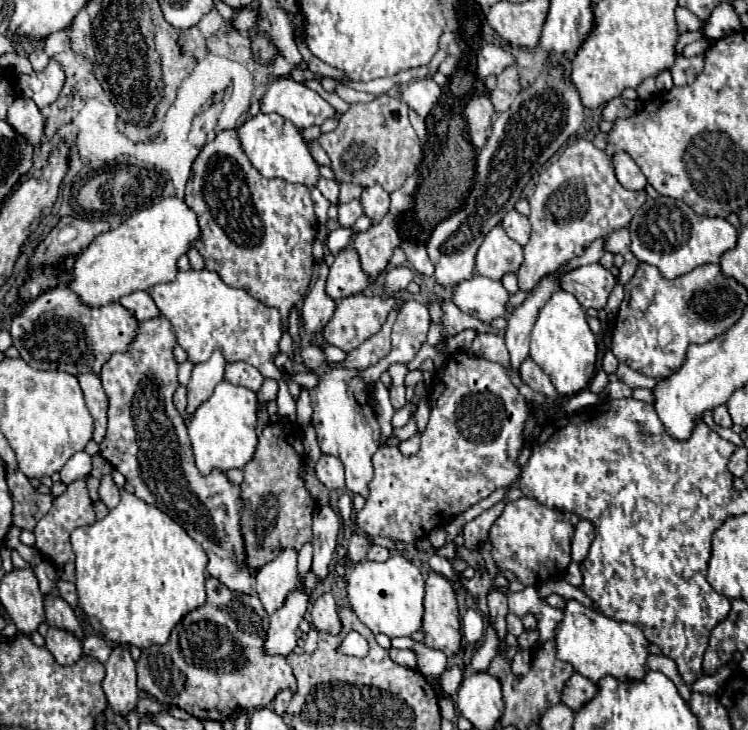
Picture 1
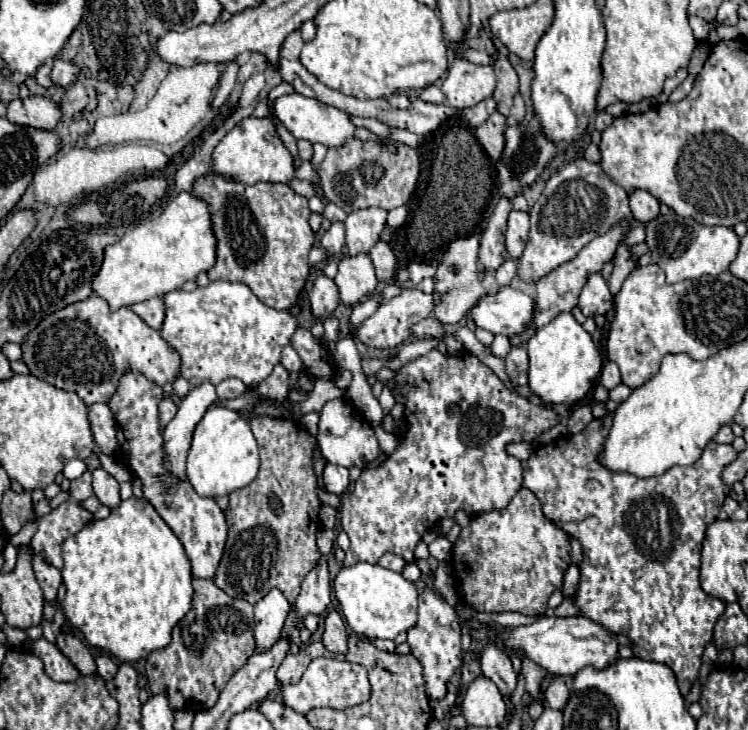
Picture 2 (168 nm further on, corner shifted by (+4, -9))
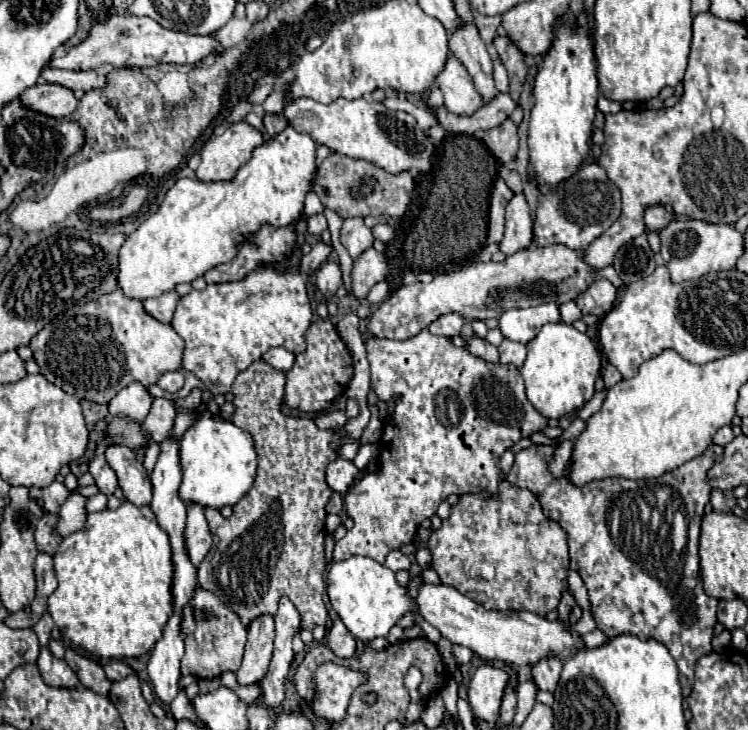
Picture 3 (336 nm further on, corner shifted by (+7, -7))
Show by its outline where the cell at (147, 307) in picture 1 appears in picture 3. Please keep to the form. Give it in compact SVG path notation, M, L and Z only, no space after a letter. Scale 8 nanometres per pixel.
M170 290L158 298L148 298L144 300L144 308L150 316L154 316L156 320L160 320L162 324L170 324L172 322L172 316L174 316L174 310L176 310L176 304L180 300L180 294Z

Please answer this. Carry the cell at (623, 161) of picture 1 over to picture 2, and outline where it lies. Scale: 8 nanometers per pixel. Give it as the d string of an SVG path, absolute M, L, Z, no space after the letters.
M633 190L629 194L629 206L631 206L635 220L639 220L639 222L651 220L653 216L659 214L657 198L653 198L647 190Z

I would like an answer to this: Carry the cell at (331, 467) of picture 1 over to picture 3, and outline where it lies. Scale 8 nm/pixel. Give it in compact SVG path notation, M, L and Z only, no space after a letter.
M338 458L338 460L328 464L328 468L326 468L326 482L328 482L328 486L334 492L346 494L350 490L350 486L354 484L358 474L360 474L360 470L354 466L354 462L350 462L346 458Z

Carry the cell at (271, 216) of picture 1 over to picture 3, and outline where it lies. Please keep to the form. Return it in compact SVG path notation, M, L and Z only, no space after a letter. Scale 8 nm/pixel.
M262 226L256 234L252 234L238 250L238 256L226 264L218 264L204 274L208 284L242 280L250 270L256 270L262 264L272 264L284 260L296 242L294 226L274 228Z

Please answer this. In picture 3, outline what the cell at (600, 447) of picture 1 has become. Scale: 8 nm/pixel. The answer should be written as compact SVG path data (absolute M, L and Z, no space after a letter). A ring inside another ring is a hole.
M530 446L514 456L514 464L506 480L514 486L528 488L534 492L542 504L544 514L558 522L566 534L568 534L568 546L570 546L570 560L576 560L578 574L582 576L592 604L592 614L596 620L596 626L608 636L618 634L636 634L640 638L656 638L660 640L672 654L672 658L678 664L680 672L680 686L682 694L688 696L694 684L694 666L700 656L708 654L712 650L710 640L716 624L716 604L718 600L712 600L704 594L700 578L698 576L686 576L700 572L698 568L698 536L700 536L700 520L704 514L704 506L710 500L710 486L706 482L708 468L722 456L722 446L712 446L708 452L700 454L698 458L682 464L680 468L666 472L662 476L662 482L658 480L626 480L626 478L606 478L592 482L590 486L572 486L564 476L554 480L548 472L548 462L554 454L554 446ZM682 512L686 522L686 542L676 552L674 550L674 514ZM672 576L678 576L678 582L668 584L666 580L672 580ZM684 600L690 602L694 608L694 616L686 616L688 608Z

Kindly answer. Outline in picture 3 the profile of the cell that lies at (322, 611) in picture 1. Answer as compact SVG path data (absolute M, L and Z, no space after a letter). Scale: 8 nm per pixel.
M338 618L334 622L334 626L330 628L328 636L326 636L326 644L330 646L330 650L340 656L340 658L354 658L358 654L358 644L356 638L348 632L348 628L342 624L342 620Z

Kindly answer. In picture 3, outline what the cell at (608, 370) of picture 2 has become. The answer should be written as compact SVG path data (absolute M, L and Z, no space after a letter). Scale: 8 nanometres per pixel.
M608 364L608 366L604 368L602 376L604 376L604 382L606 382L606 388L612 388L612 386L614 386L616 382L620 382L620 380L622 380L620 372L618 372L618 370L616 370L616 366L612 366L612 364Z

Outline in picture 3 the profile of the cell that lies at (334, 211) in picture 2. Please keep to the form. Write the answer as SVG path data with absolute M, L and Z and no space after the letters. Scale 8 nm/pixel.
M316 214L308 218L308 232L310 234L322 234L326 230L326 218L324 214Z

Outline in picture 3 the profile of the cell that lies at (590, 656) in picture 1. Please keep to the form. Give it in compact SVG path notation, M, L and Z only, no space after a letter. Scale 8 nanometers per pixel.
M422 584L418 590L418 612L432 624L446 640L470 648L484 660L500 660L506 664L522 666L534 664L546 654L558 654L558 658L570 658L580 646L582 640L578 634L572 634L570 628L562 622L546 620L532 612L498 612L486 610L482 604L476 604L472 598L460 594L446 584Z

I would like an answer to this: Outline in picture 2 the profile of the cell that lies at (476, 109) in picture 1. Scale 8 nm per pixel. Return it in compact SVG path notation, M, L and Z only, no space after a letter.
M495 112L481 126L475 128L475 136L491 160L499 160L501 156L501 144L505 144L503 140L505 126L507 126L505 118L499 112Z

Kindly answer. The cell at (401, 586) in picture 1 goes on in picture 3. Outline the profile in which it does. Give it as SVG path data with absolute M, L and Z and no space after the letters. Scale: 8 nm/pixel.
M352 556L348 560L334 562L328 570L326 590L340 620L362 642L386 636L398 618L412 608L412 600L406 596L406 588L396 582L394 572L366 556Z

